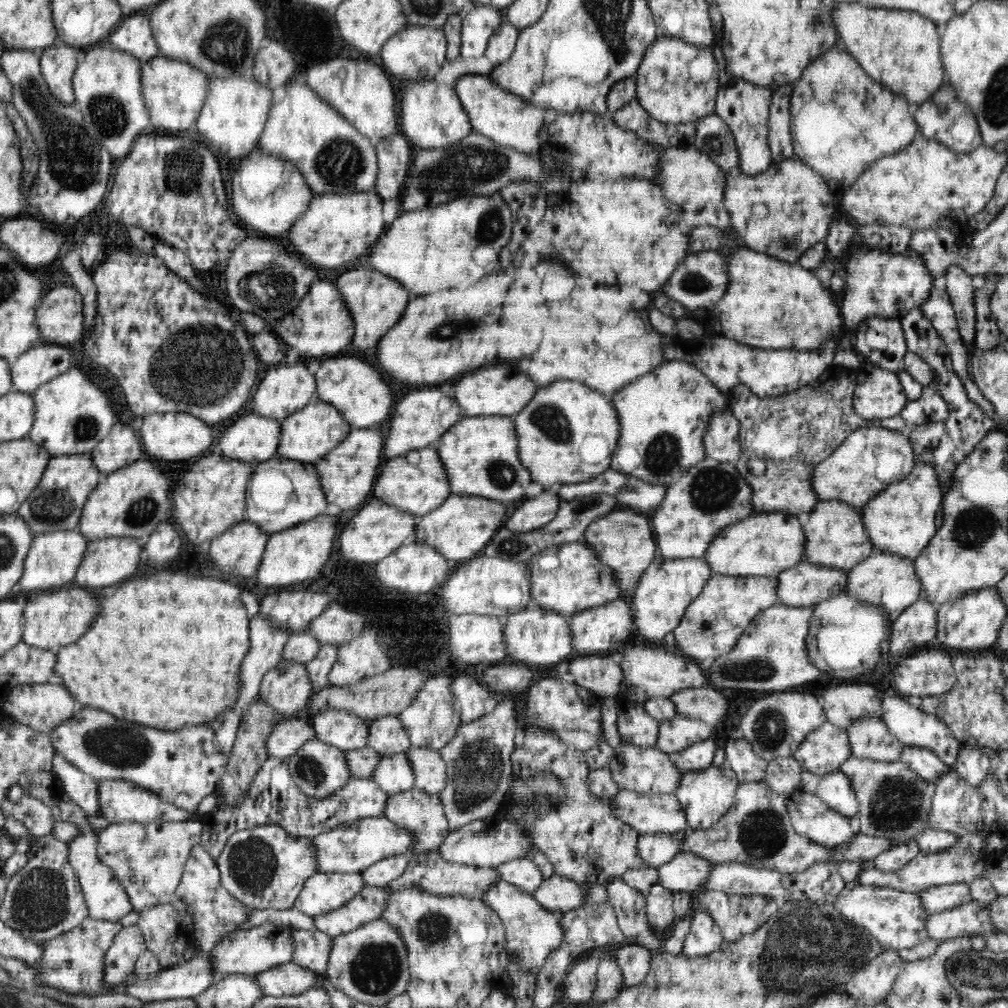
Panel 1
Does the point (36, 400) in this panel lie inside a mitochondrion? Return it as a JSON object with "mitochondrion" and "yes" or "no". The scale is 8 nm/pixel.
{"mitochondrion":"no"}

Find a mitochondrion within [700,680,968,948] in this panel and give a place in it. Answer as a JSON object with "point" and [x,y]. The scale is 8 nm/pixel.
{"point":[896,804]}

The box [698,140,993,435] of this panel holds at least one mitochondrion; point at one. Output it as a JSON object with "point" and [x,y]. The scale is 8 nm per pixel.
{"point":[787,242]}

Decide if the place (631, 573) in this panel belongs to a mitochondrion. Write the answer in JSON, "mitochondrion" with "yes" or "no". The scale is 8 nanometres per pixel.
{"mitochondrion":"no"}

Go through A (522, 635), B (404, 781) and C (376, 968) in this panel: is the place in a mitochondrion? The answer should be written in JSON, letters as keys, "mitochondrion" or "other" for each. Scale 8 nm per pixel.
{"A":"other","B":"other","C":"mitochondrion"}

